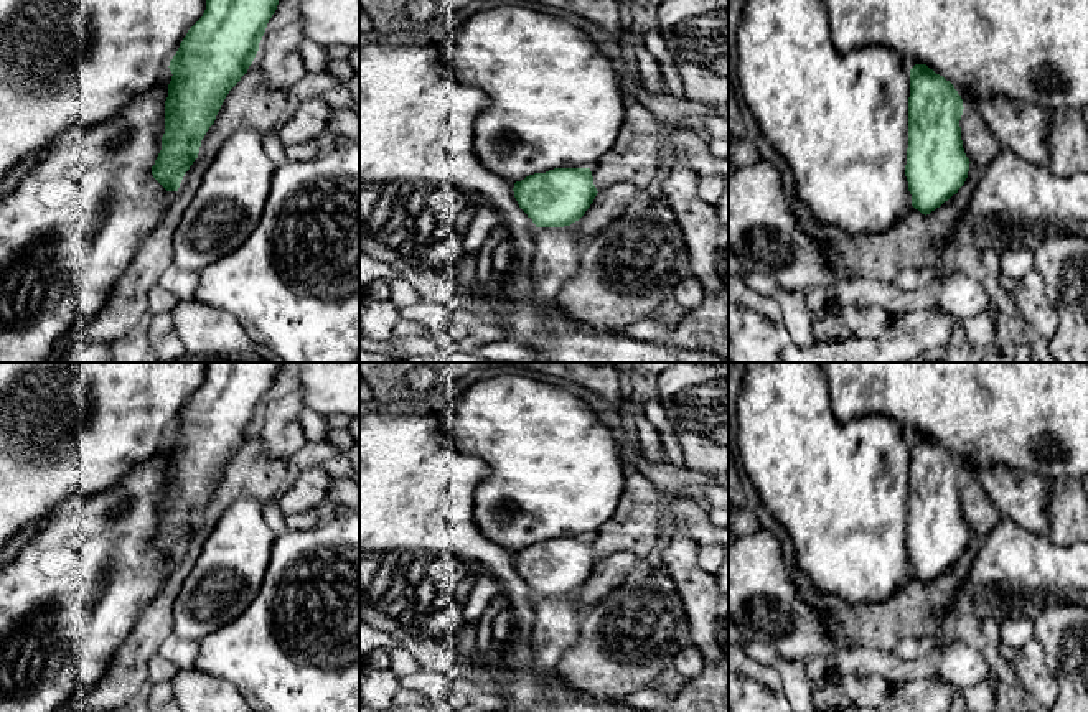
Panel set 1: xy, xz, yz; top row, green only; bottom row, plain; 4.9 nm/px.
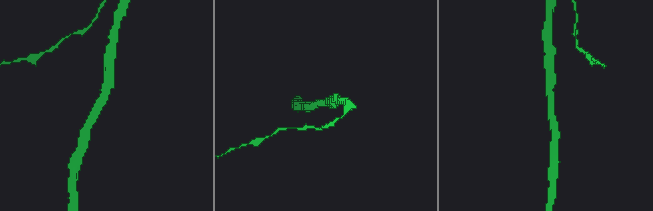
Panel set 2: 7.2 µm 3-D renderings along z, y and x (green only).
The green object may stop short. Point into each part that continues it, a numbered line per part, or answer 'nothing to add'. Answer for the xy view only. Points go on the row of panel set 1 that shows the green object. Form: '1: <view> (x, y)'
nothing to add

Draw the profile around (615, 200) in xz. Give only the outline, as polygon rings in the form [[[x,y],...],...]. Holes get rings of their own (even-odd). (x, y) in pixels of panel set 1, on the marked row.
[[[630,181],[615,183],[597,193],[585,214],[569,227],[582,234],[584,241],[605,229],[613,219],[643,199],[643,190]]]

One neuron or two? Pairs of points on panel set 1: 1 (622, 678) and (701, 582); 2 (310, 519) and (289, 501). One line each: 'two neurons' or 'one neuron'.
1: two neurons
2: two neurons

